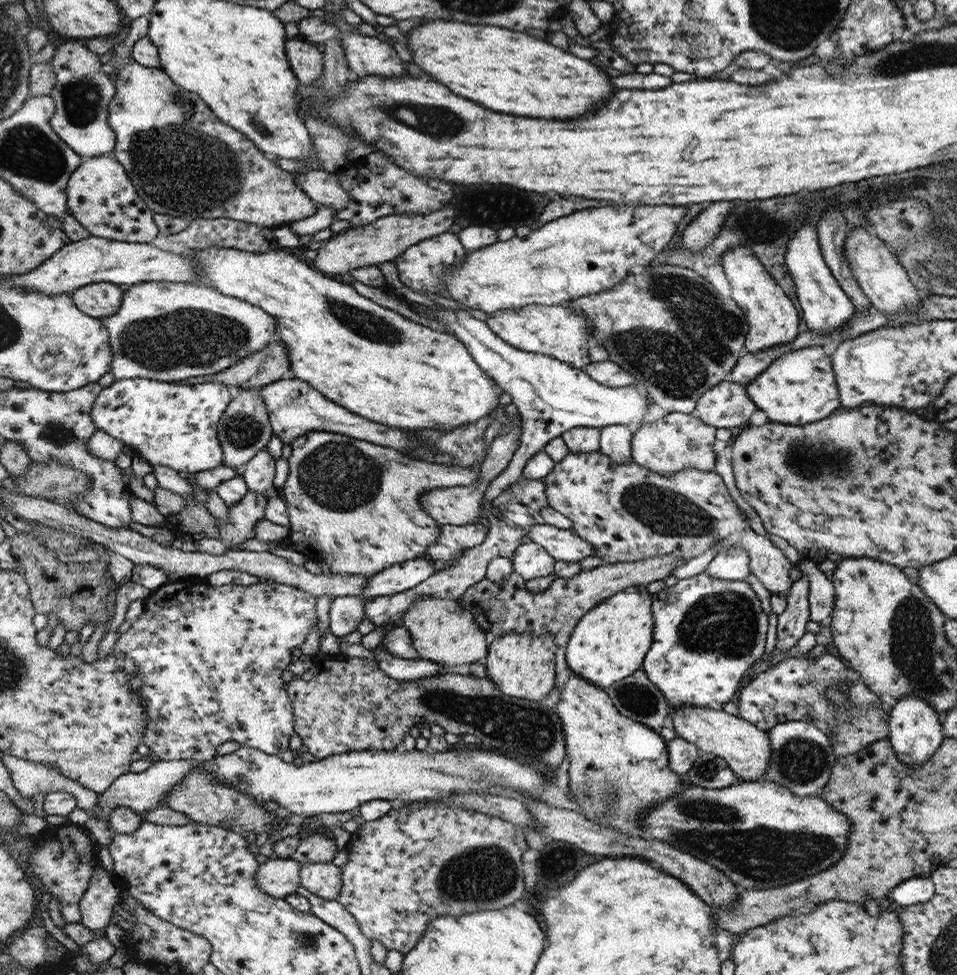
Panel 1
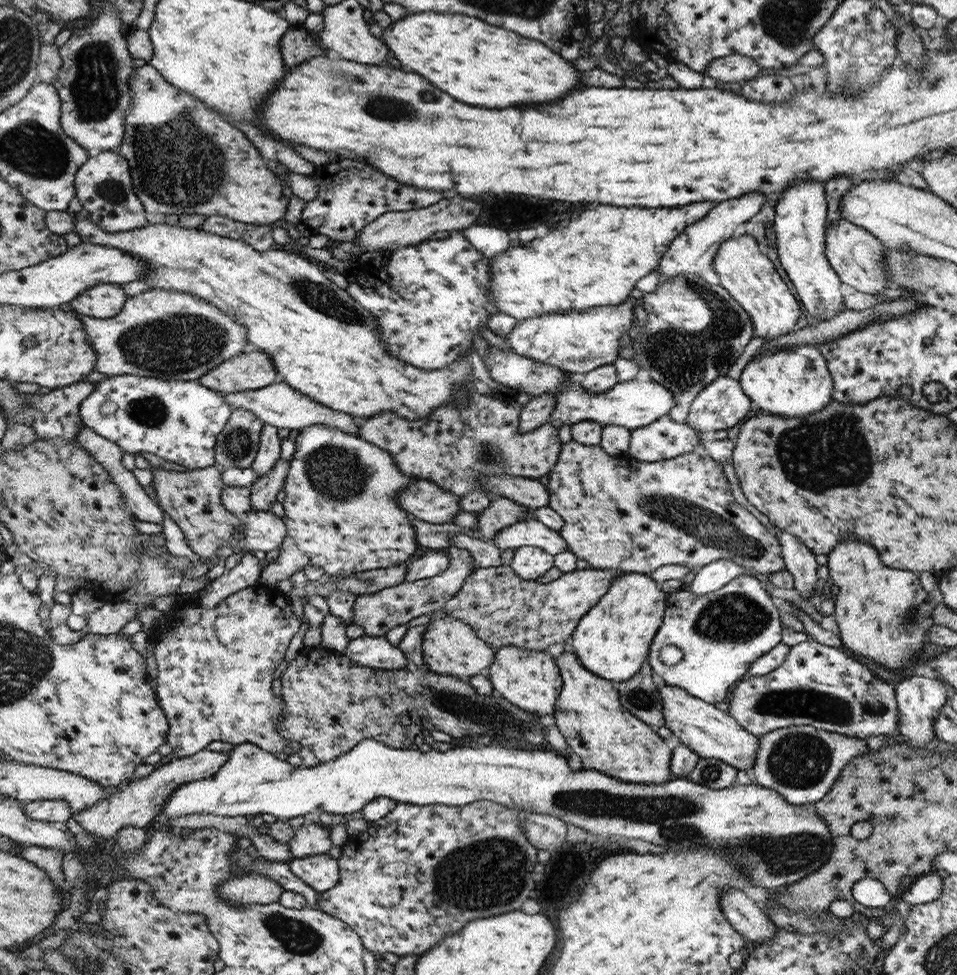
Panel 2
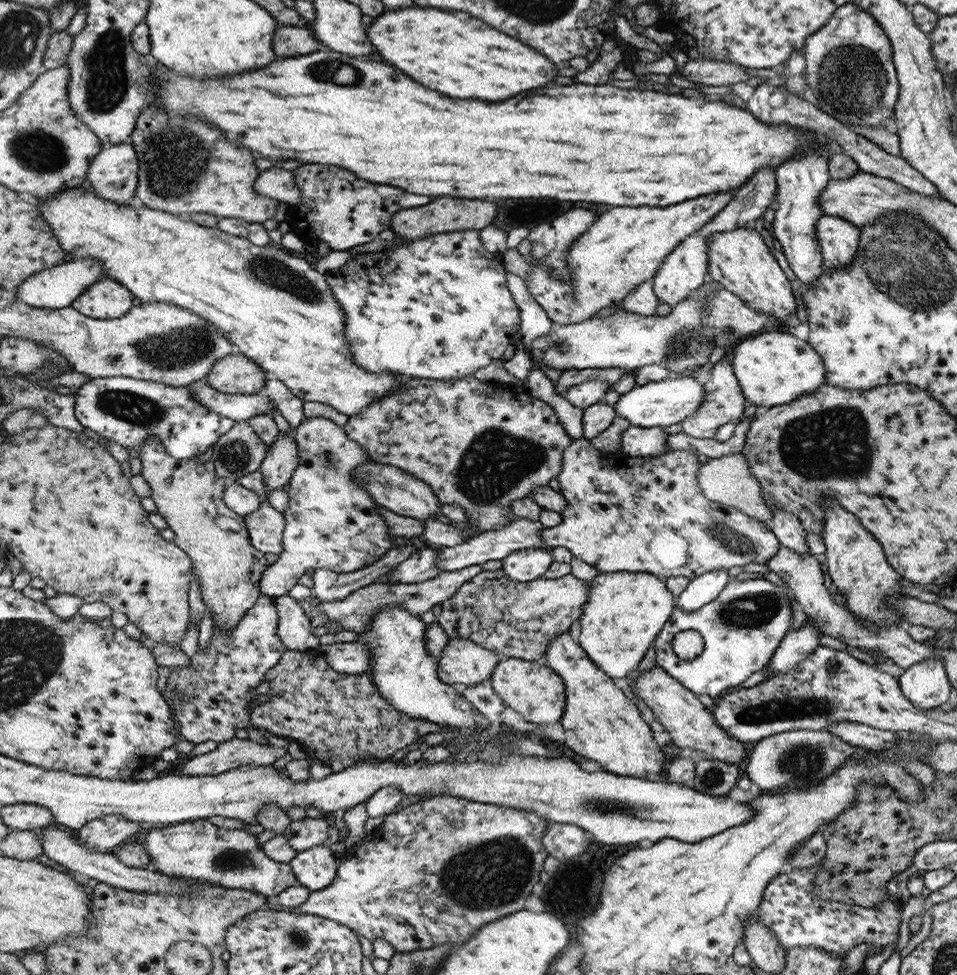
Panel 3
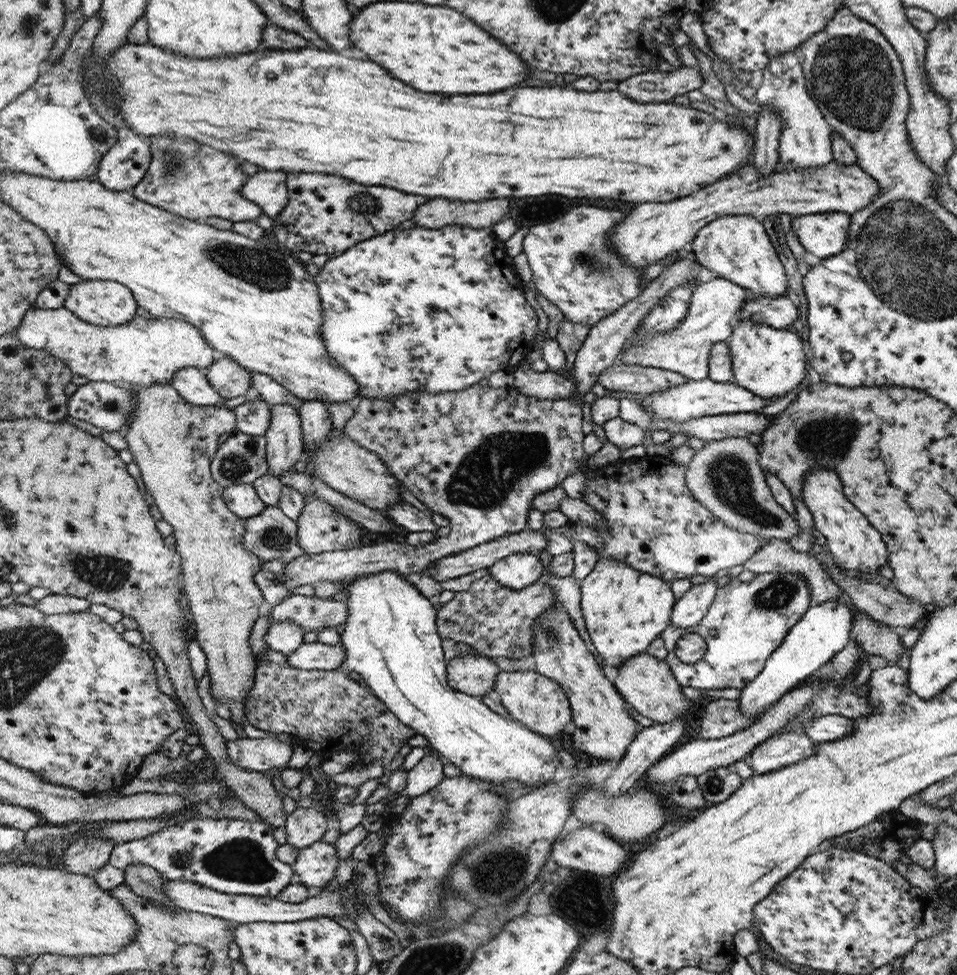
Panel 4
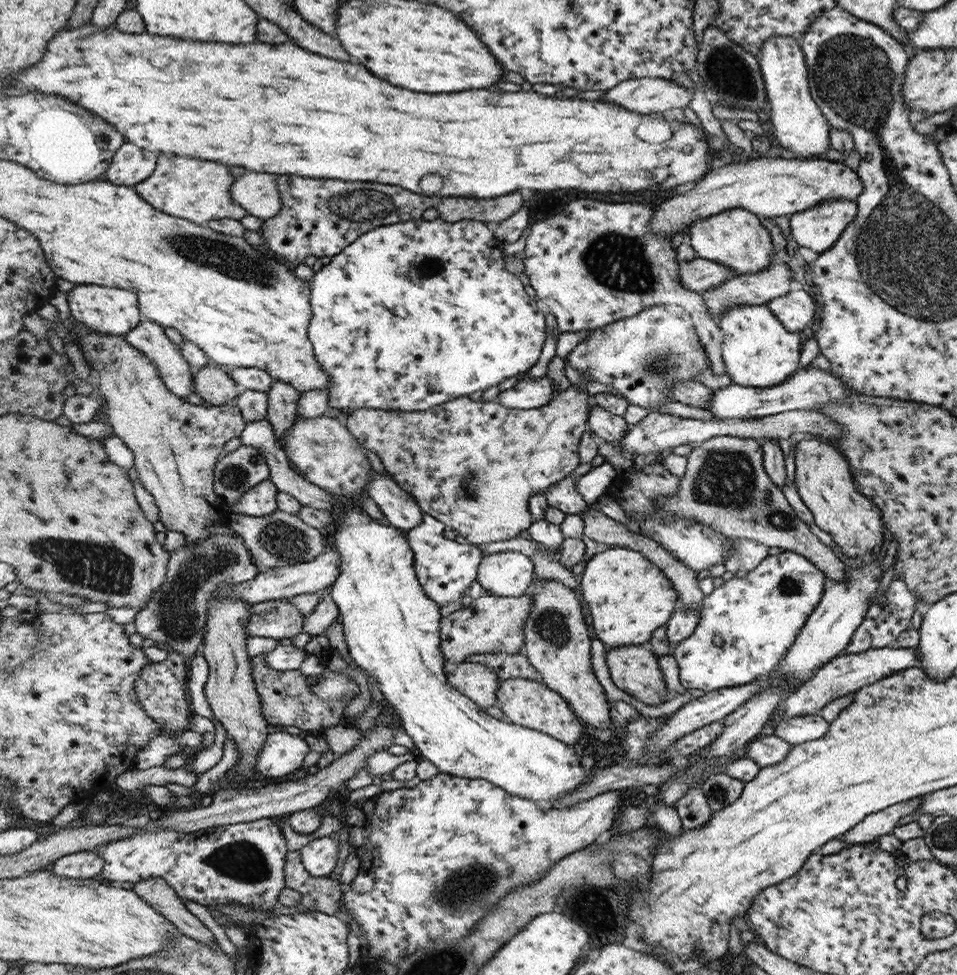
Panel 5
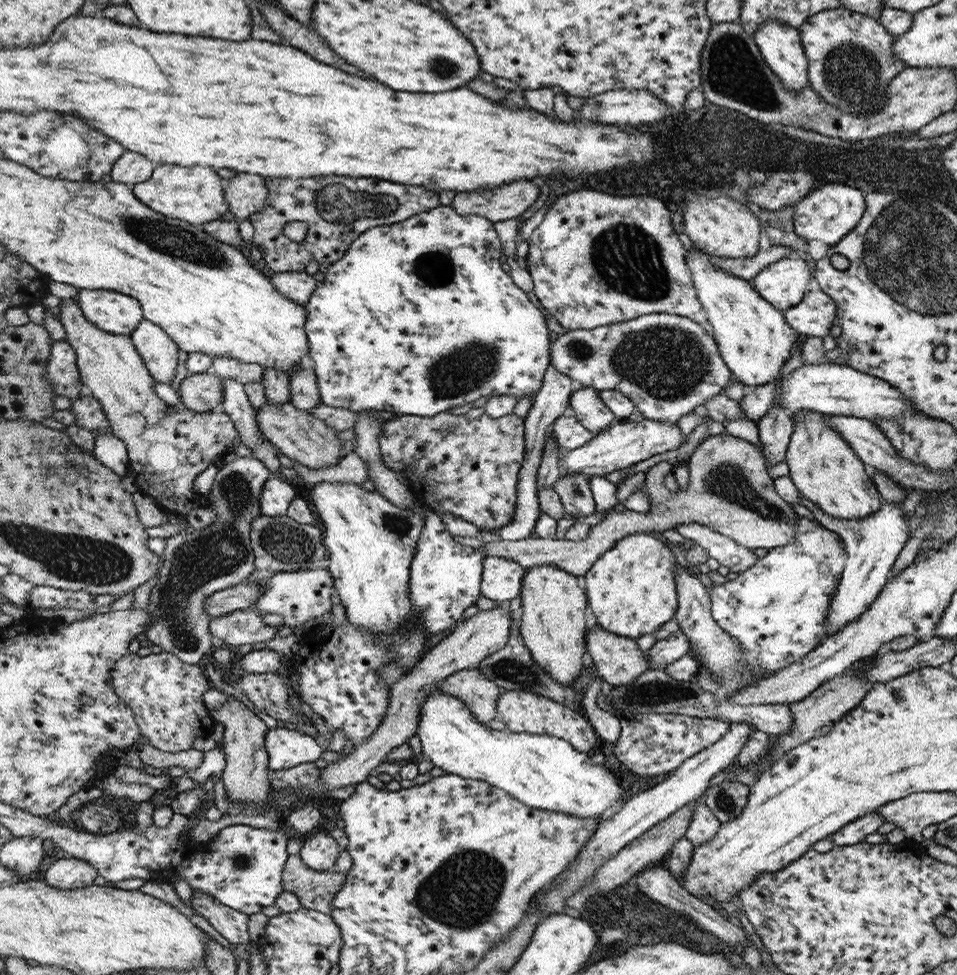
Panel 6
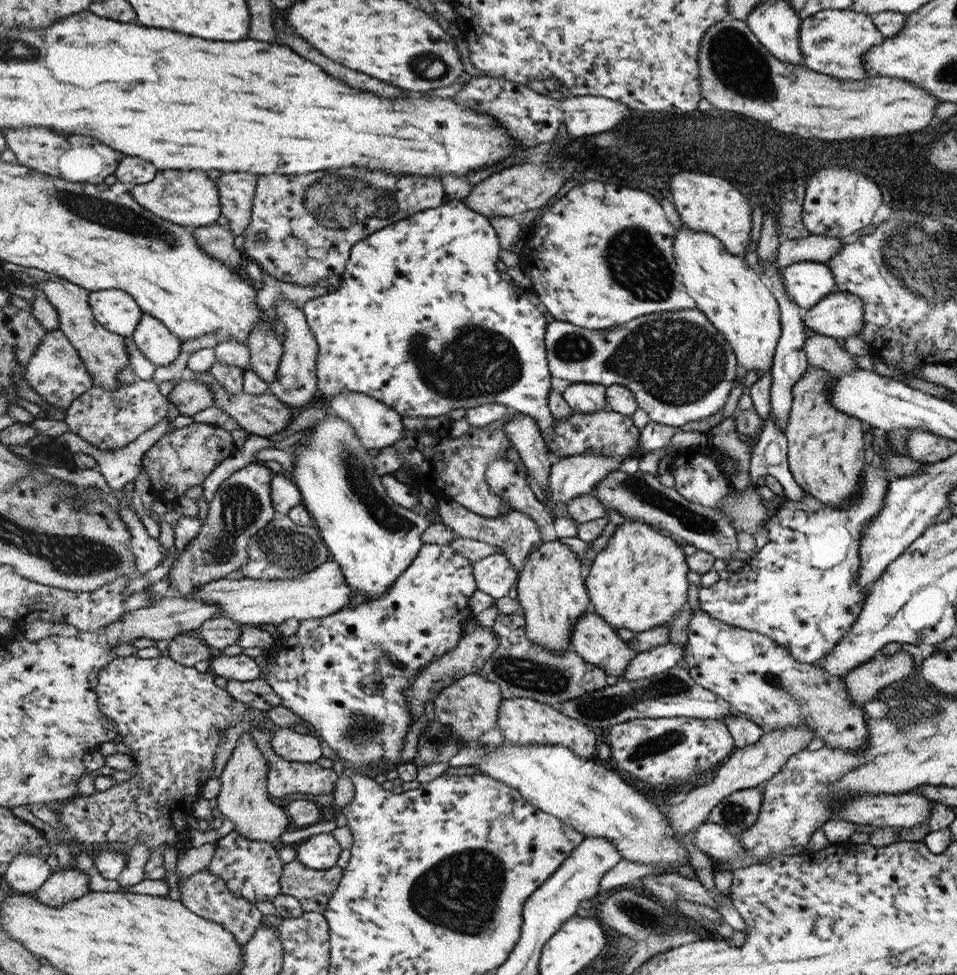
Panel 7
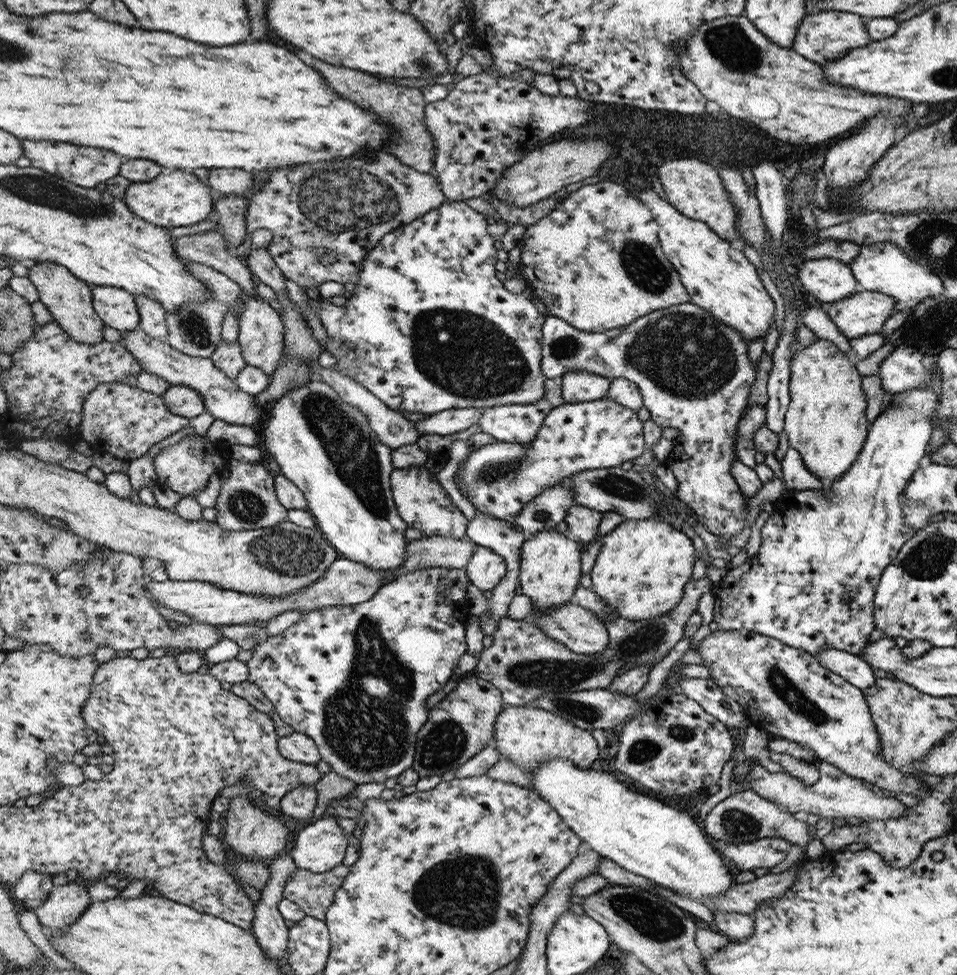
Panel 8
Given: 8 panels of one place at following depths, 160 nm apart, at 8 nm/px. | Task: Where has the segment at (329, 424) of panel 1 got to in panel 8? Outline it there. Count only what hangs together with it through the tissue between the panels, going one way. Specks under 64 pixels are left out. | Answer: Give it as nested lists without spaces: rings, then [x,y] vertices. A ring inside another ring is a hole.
[[[136,295],[135,303],[138,305],[140,323],[138,328],[147,335],[167,342],[166,312],[157,300],[144,295]]]

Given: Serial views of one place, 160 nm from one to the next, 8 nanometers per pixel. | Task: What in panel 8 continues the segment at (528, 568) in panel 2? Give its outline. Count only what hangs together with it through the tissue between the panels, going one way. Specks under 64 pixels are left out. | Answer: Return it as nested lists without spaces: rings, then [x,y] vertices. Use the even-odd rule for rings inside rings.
[[[478,545],[478,550],[472,554],[472,558],[465,567],[472,585],[480,593],[492,591],[507,575],[507,564],[502,556],[492,552],[492,549]]]

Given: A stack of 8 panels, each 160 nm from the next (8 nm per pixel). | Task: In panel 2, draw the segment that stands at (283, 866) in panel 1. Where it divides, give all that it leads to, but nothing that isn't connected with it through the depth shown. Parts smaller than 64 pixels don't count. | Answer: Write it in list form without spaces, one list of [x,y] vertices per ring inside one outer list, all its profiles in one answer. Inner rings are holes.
[[[261,874],[236,875],[217,888],[221,900],[235,904],[278,903],[283,892],[283,888],[275,880]]]

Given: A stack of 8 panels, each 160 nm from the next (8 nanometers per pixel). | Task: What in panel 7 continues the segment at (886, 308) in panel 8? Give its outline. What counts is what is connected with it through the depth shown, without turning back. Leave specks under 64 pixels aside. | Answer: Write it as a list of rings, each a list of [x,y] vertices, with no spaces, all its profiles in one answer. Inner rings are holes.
[[[830,293],[805,311],[803,323],[818,334],[850,338],[865,326],[865,302],[854,293]]]

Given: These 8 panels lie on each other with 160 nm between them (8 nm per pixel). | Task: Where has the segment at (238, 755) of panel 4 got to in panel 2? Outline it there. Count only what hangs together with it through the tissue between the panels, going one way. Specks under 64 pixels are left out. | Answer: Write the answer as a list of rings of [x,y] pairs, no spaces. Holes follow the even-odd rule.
[[[204,749],[195,755],[171,761],[154,769],[152,774],[144,778],[129,780],[129,784],[119,785],[109,798],[77,812],[73,818],[84,831],[98,836],[98,838],[112,838],[124,827],[144,829],[154,816],[162,812],[164,803],[167,803],[176,787],[191,783],[193,780],[214,776],[228,762],[229,756],[231,756],[229,752]]]

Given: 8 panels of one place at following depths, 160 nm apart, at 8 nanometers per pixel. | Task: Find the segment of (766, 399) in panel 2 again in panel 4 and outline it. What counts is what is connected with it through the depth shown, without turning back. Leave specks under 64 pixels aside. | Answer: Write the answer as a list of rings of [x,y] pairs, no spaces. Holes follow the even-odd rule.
[[[741,320],[733,326],[728,347],[735,383],[758,396],[772,399],[792,395],[794,386],[798,386],[806,376],[804,346],[794,330],[777,329],[756,321]]]

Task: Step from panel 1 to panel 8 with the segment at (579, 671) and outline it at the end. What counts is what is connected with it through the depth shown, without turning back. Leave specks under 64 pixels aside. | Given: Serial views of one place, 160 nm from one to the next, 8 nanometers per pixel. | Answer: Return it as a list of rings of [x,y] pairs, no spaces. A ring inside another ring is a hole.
[[[656,517],[644,520],[624,520],[612,532],[599,537],[602,543],[600,554],[589,573],[592,577],[592,590],[603,602],[608,603],[614,612],[622,618],[638,622],[638,620],[654,620],[658,616],[666,616],[676,608],[686,595],[686,587],[692,568],[696,562],[696,550],[692,540],[684,534],[684,530],[677,530],[666,519]]]

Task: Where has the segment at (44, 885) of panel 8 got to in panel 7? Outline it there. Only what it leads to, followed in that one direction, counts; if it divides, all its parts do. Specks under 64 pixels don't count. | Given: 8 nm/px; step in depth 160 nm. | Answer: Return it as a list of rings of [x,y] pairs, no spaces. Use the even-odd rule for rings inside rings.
[[[21,854],[12,862],[2,880],[15,892],[36,895],[54,873],[54,868],[43,856]]]

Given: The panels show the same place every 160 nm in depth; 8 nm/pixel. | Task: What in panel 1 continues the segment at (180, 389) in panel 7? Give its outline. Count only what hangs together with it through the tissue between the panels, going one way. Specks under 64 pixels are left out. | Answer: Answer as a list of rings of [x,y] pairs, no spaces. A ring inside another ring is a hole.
[[[272,340],[265,348],[254,352],[240,362],[208,376],[192,376],[184,380],[176,380],[175,384],[194,385],[197,383],[217,382],[227,386],[254,389],[264,387],[290,374],[291,363],[288,349],[284,343]]]

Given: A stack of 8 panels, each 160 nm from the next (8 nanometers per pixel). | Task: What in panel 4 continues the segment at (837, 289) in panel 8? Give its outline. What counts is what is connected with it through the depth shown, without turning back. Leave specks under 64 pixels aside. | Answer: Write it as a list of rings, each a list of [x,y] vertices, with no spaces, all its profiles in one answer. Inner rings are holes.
[[[714,277],[708,282],[694,286],[691,305],[685,319],[678,327],[665,334],[635,334],[620,351],[618,363],[642,365],[672,372],[683,373],[692,380],[704,380],[710,374],[711,350],[716,343],[731,338],[732,321],[739,316],[741,308],[752,293],[734,281]]]

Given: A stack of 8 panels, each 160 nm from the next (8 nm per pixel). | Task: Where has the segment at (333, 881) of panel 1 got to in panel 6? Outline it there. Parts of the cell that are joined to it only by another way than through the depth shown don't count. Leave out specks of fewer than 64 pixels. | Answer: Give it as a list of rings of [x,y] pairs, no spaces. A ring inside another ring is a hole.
[[[314,834],[303,842],[299,855],[306,866],[314,870],[324,871],[332,870],[340,854],[340,848],[336,840],[332,840],[326,834]]]

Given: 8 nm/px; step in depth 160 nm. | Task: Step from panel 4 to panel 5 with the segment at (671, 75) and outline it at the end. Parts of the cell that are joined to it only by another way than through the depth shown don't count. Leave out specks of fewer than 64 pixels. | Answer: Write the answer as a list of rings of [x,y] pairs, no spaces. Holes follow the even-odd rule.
[[[660,78],[631,79],[604,94],[604,102],[618,104],[630,112],[666,115],[673,109],[684,111],[689,106],[692,90]]]

